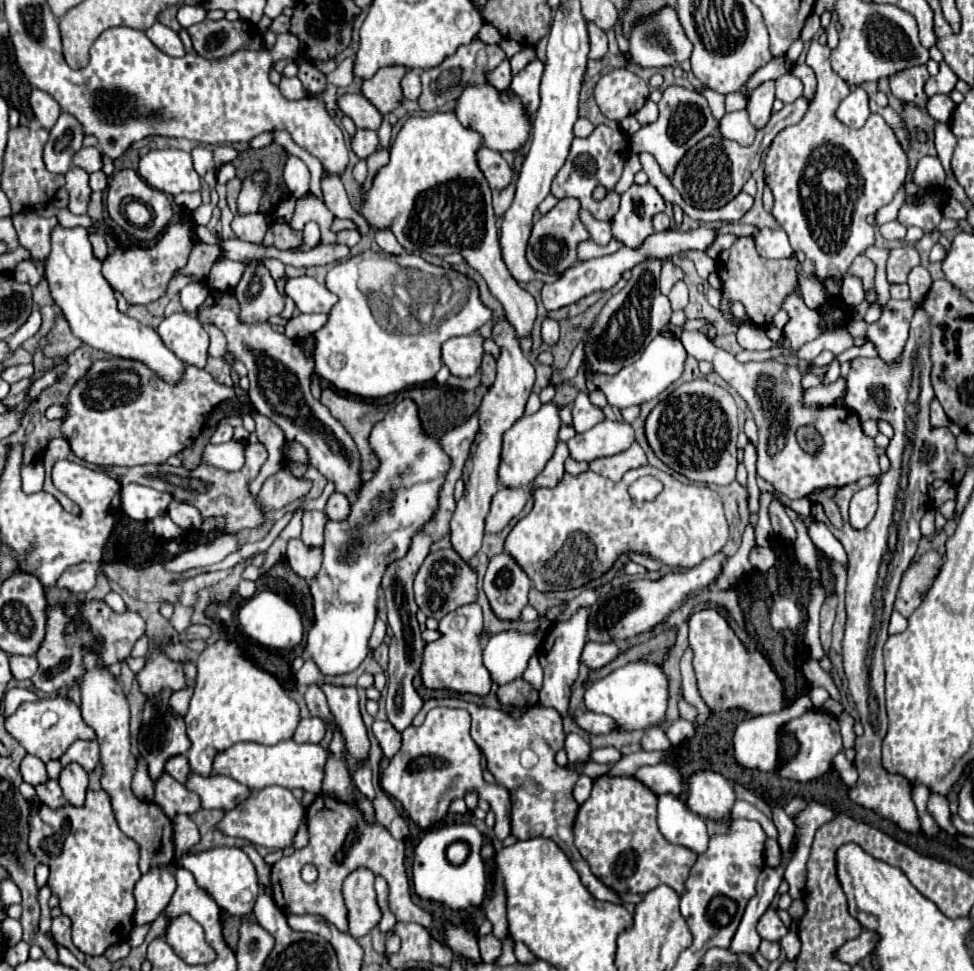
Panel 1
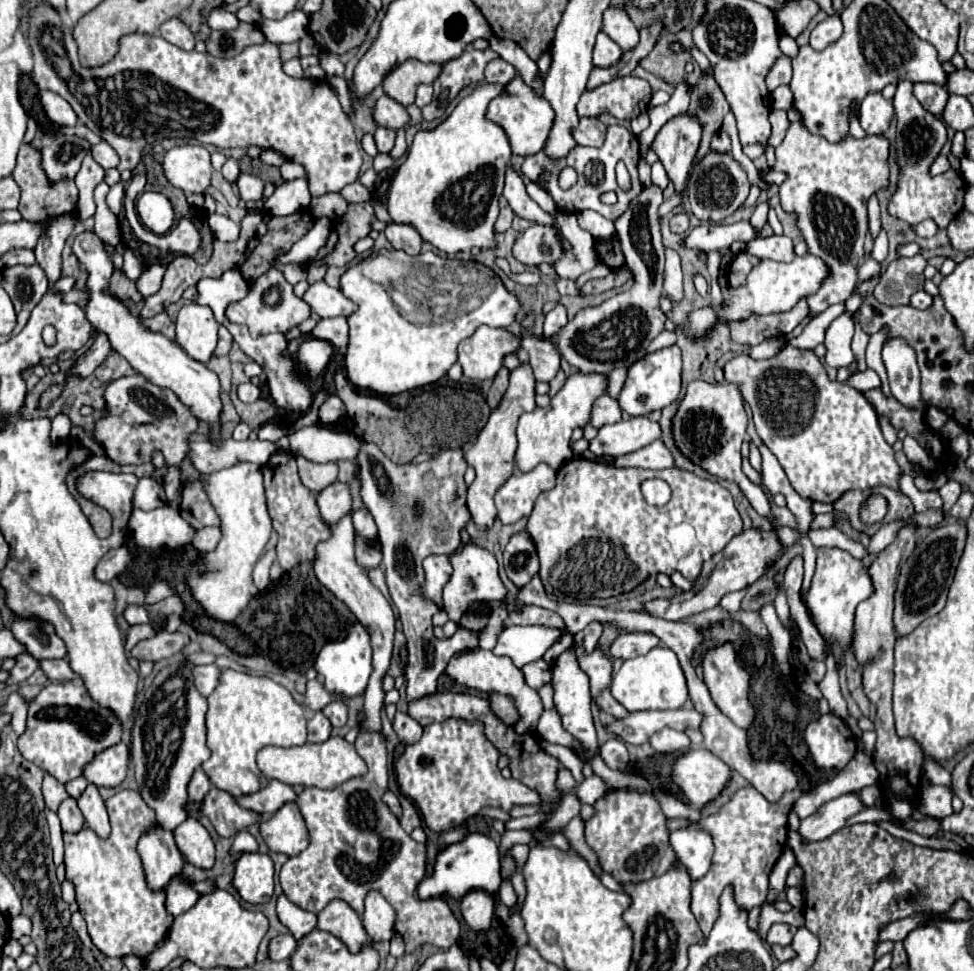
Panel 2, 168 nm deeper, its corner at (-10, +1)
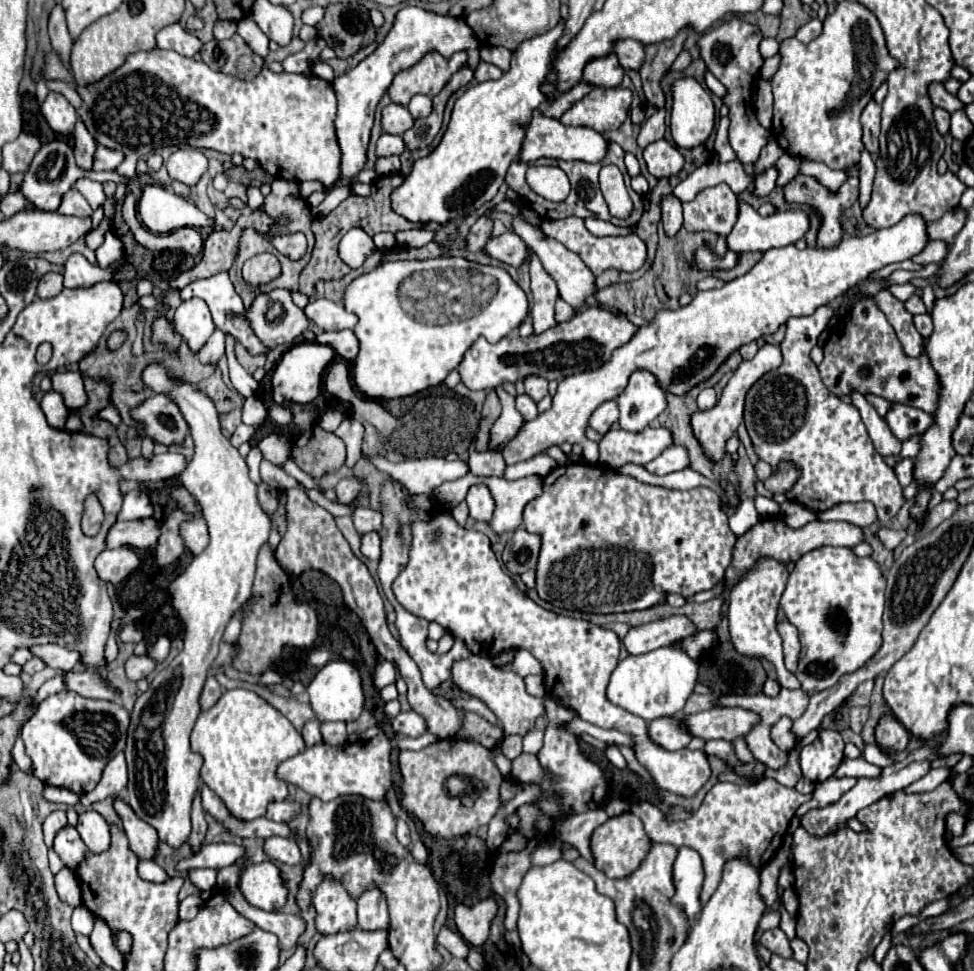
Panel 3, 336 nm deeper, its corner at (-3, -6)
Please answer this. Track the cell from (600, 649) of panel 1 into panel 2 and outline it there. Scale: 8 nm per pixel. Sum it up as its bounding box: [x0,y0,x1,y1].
[611,632,661,658]

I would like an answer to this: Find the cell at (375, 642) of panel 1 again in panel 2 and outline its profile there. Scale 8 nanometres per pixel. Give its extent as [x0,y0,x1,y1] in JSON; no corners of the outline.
[315,510,395,742]

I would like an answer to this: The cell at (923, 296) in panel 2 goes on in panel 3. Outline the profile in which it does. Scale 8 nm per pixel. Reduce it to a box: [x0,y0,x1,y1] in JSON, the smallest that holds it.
[914,313,932,337]

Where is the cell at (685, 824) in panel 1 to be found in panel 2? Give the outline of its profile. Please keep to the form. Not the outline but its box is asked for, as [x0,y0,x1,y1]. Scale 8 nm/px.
[671,826,713,880]

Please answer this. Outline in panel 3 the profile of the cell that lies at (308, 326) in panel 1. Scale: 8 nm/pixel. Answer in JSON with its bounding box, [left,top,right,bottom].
[316,331,358,361]

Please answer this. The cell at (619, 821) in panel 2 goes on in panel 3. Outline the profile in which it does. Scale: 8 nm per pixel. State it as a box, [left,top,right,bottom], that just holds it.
[590,811,652,879]

